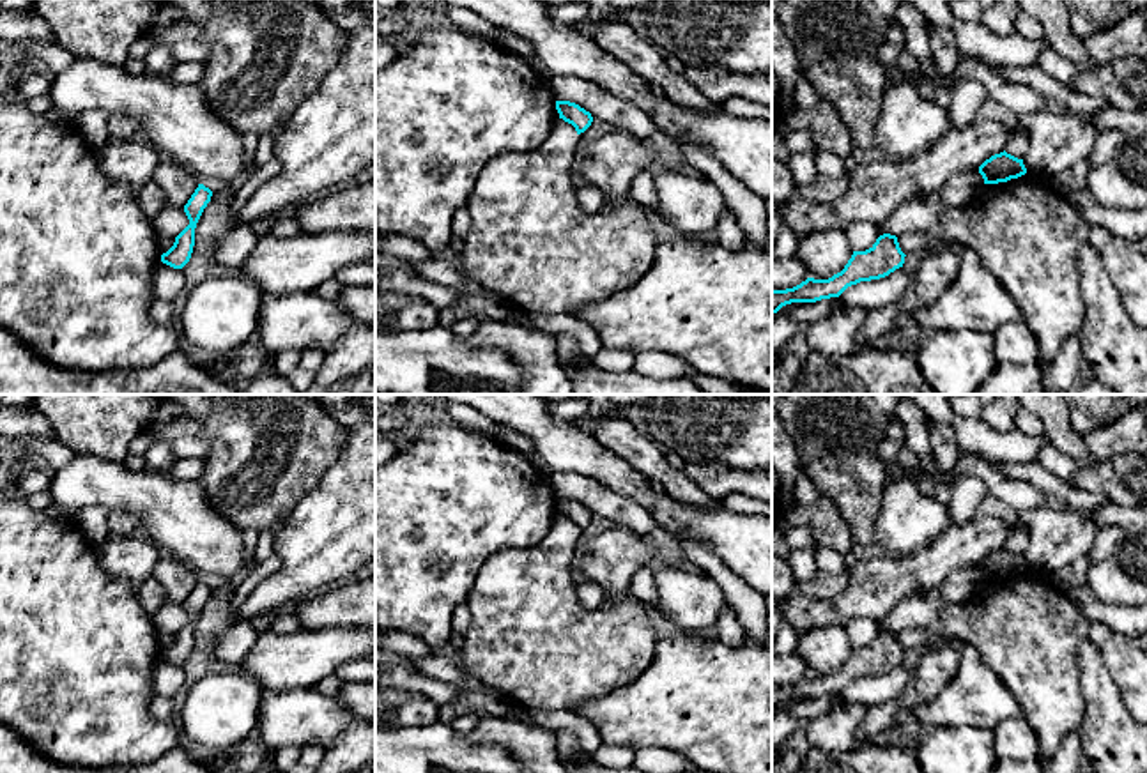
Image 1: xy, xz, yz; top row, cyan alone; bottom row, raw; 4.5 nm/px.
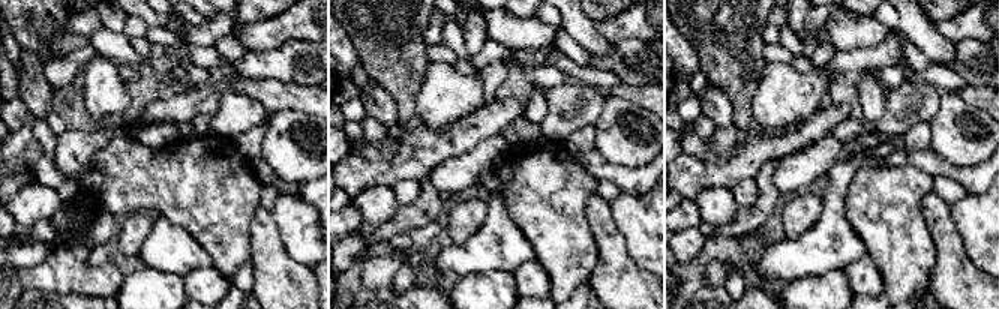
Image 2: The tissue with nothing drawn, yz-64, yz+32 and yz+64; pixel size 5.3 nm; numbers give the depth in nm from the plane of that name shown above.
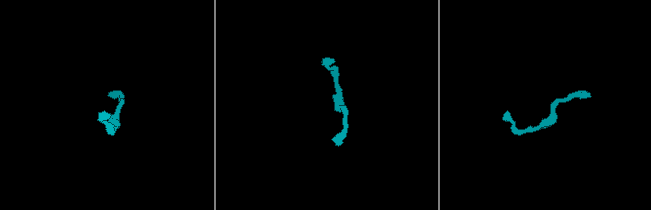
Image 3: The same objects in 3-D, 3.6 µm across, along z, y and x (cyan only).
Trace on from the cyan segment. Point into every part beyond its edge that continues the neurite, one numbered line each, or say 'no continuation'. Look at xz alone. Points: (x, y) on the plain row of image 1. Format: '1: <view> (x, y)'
no continuation

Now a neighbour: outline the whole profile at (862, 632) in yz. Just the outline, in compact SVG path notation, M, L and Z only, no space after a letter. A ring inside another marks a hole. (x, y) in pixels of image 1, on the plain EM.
M857 617L846 624L846 631L853 647L866 647L880 633L880 621Z

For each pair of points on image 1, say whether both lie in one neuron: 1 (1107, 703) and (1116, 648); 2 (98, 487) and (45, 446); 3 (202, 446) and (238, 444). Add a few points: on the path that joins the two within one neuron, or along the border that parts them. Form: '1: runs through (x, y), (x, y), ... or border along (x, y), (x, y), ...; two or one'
1: border along (1100, 648), (1103, 664), (1128, 711); two
2: border along (78, 453), (55, 474); two
3: border along (200, 432), (209, 439), (209, 451), (202, 459); two

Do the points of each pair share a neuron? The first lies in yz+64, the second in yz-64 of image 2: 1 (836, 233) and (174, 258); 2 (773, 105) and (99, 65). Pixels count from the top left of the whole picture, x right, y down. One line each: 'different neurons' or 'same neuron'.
1: same neuron
2: same neuron

